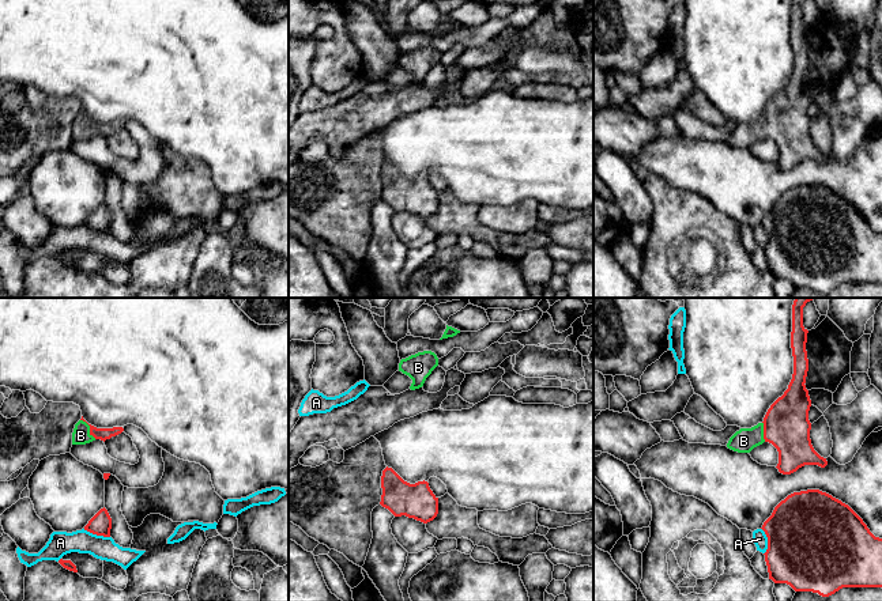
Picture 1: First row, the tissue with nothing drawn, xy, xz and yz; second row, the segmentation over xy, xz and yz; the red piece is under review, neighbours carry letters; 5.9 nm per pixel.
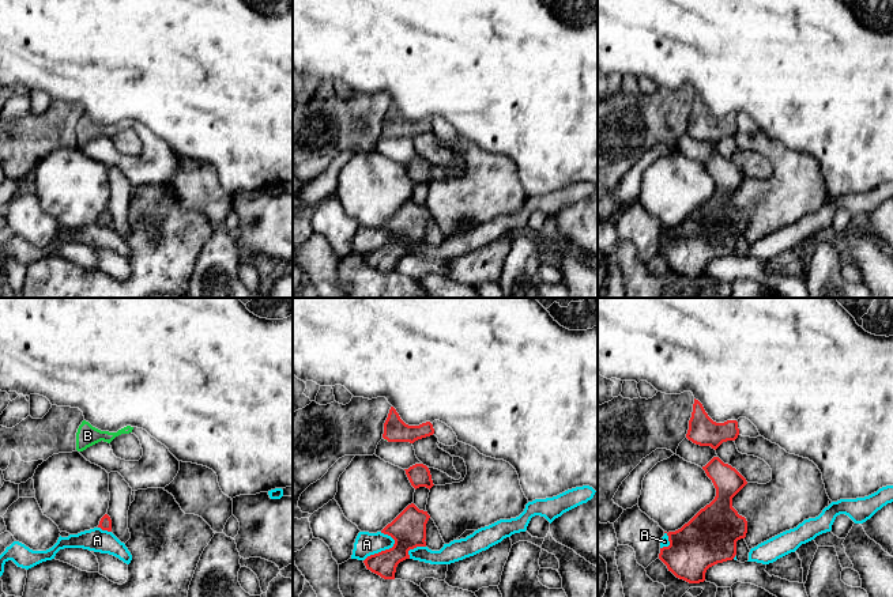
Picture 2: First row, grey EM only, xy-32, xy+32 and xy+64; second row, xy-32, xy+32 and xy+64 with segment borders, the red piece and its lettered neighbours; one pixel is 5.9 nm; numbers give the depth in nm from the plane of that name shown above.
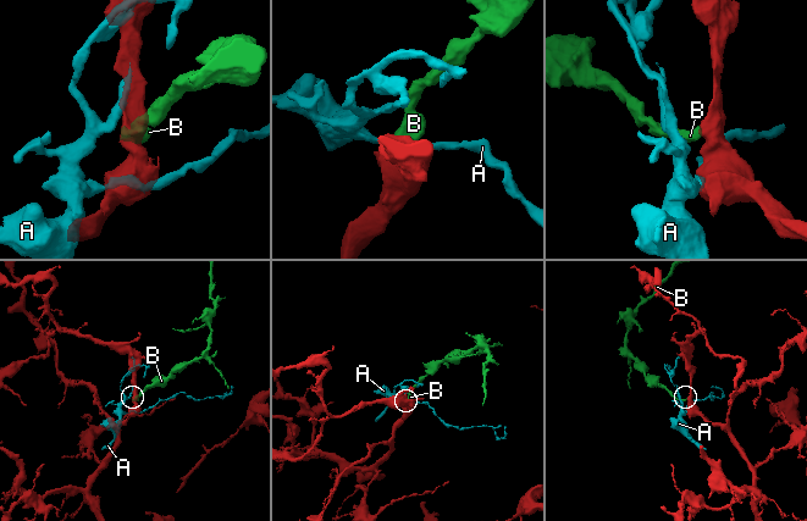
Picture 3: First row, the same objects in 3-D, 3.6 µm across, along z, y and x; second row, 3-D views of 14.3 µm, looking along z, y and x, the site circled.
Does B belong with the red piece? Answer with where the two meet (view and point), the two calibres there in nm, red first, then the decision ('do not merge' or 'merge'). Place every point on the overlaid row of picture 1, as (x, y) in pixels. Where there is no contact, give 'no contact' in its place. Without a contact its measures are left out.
contact xy (90, 428); calibres 70 and 110 nm; merge

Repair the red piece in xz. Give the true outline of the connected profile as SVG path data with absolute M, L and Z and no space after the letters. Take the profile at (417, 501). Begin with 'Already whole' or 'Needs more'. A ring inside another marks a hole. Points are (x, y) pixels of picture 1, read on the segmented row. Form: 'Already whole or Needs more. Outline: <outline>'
Already whole. Outline: M385 468L381 476L381 502L395 517L406 515L423 523L433 521L438 514L438 498L427 481L410 484L392 468Z

